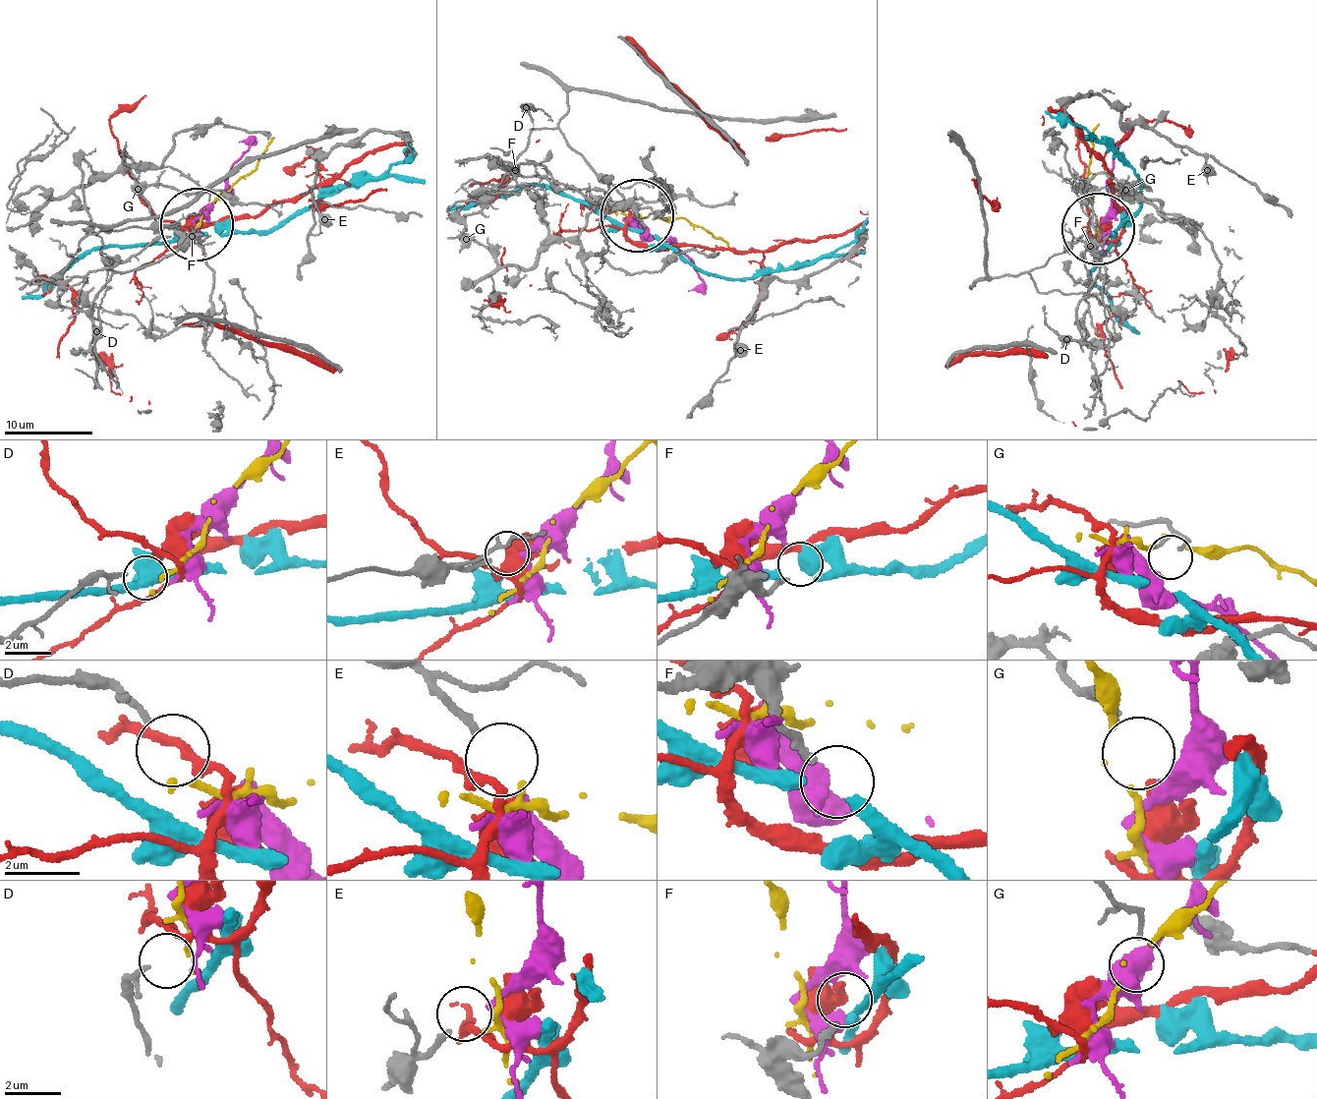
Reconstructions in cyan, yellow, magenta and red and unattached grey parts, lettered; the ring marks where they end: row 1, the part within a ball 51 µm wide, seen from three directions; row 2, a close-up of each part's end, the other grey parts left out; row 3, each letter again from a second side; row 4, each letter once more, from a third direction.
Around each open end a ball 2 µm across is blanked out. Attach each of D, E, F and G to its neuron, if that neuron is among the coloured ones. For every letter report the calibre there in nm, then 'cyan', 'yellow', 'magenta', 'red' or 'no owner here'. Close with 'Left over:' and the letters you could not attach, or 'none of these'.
D: 120 nm thick; yellow
E: 200 nm thick; magenta
F: 200 nm thick; no owner here
G: 150 nm thick; no owner here
Left over: F, G

